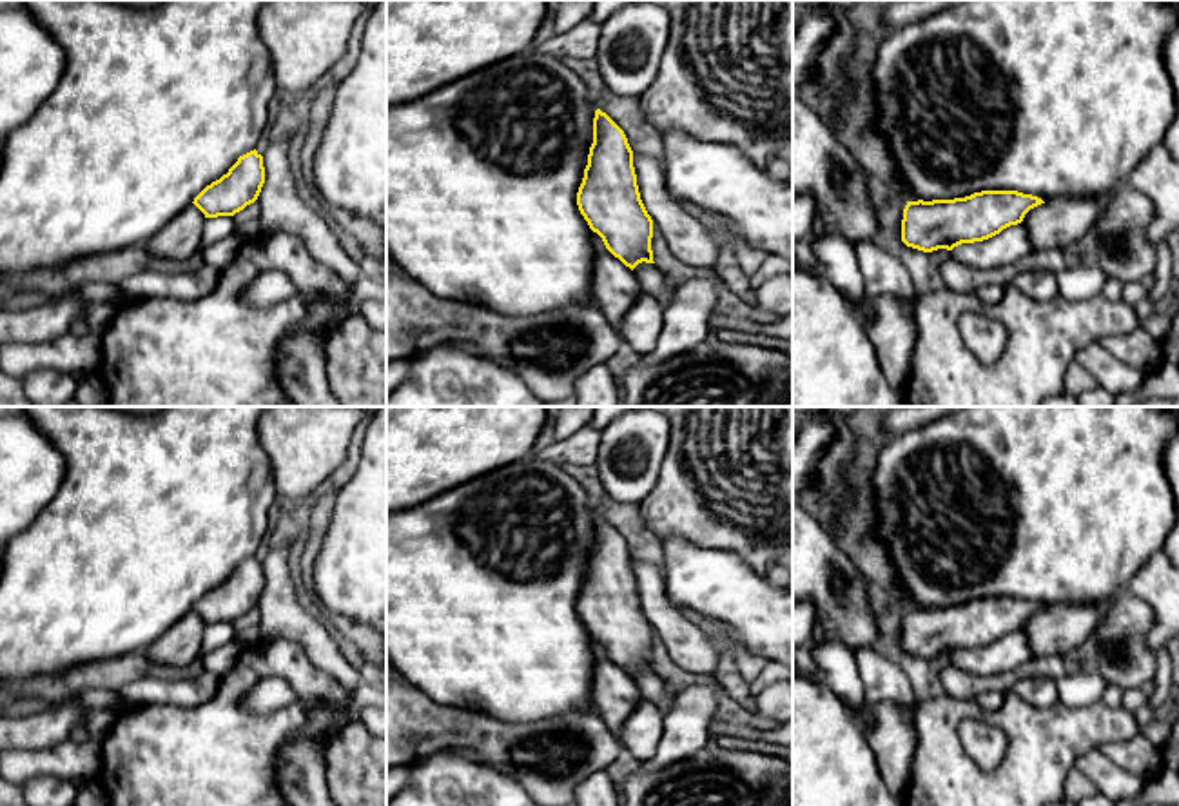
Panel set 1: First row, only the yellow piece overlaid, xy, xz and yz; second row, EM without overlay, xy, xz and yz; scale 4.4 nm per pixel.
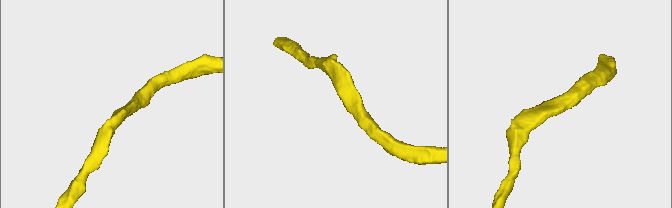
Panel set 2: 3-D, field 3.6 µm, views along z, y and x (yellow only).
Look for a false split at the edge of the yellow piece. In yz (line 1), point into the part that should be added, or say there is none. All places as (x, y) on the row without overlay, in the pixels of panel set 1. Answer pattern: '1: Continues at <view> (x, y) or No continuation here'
1: Continues at yz (1060, 629)

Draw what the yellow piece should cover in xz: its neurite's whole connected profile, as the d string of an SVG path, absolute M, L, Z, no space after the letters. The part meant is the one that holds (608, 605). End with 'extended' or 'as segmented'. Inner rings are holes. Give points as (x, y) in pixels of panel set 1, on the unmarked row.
M600 516L577 612L591 635L593 710L620 739L622 724L640 701L633 675L653 668L653 626L648 621L624 537Z | extended

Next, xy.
M254 555L239 563L227 581L207 592L189 614L143 652L161 666L189 666L200 659L205 628L243 617L258 606L263 590L263 563Z | extended

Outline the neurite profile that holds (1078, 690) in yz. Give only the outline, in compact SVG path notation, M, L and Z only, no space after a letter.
M1096 673L1063 675L1056 684L1057 701L1070 708L1081 708L1101 701L1106 688L1106 683Z

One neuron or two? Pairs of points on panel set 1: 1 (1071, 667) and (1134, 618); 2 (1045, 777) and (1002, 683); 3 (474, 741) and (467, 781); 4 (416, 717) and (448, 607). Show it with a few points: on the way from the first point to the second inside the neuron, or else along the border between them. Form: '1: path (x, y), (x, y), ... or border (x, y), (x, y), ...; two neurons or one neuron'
1: path (1087, 658), (1098, 654), (1118, 634); one neuron
2: border (1011, 688), (1003, 694); two neurons
3: border (427, 756), (467, 752), (483, 765), (508, 776); two neurons
4: border (405, 679), (428, 697), (463, 708); two neurons

